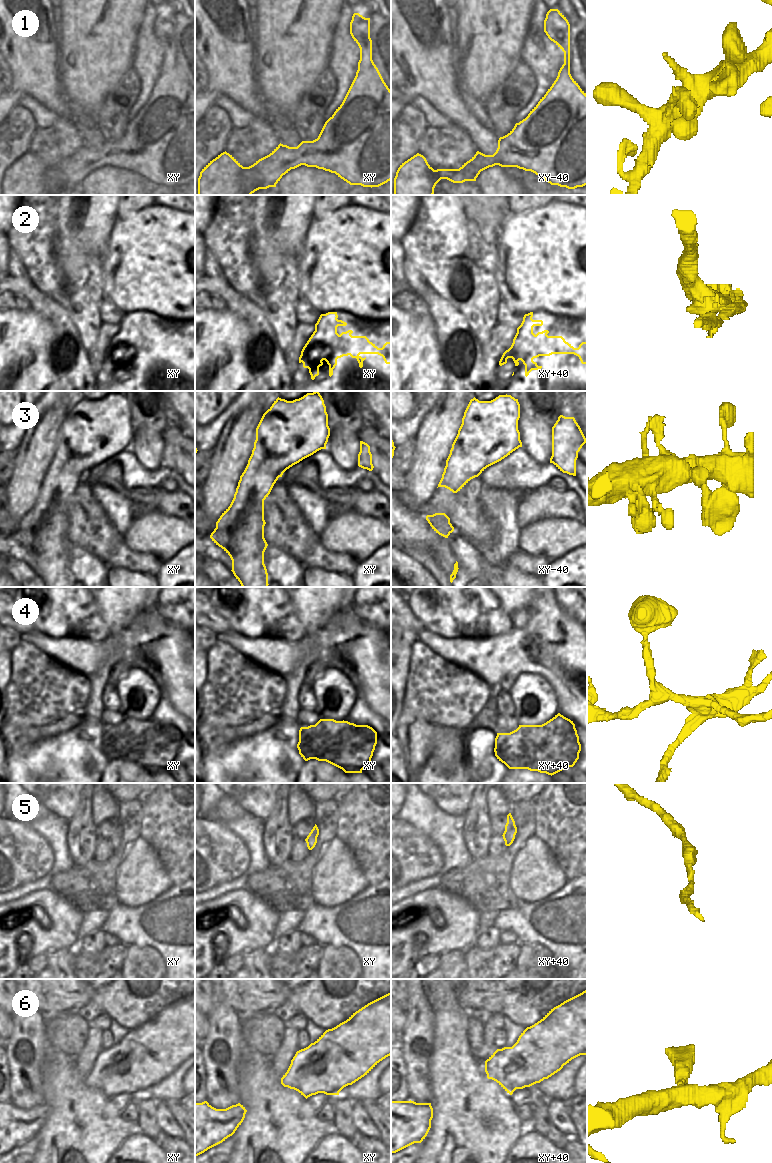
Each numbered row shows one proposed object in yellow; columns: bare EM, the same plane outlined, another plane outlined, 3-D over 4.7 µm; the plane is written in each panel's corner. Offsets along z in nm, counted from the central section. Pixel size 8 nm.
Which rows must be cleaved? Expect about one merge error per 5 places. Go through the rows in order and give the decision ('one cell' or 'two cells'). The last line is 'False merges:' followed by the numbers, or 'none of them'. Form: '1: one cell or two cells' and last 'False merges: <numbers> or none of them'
1: one cell
2: two cells
3: one cell
4: two cells
5: one cell
6: one cell
False merges: 2, 4

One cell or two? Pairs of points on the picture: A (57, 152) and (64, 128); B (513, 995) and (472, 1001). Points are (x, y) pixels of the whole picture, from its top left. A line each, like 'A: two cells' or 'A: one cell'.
A: one cell
B: one cell

